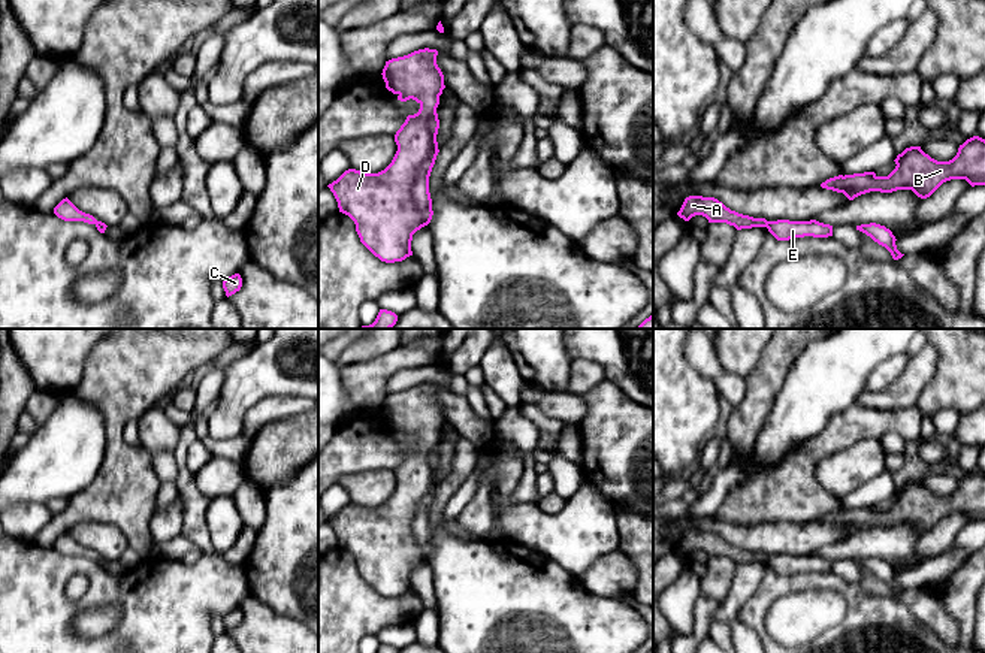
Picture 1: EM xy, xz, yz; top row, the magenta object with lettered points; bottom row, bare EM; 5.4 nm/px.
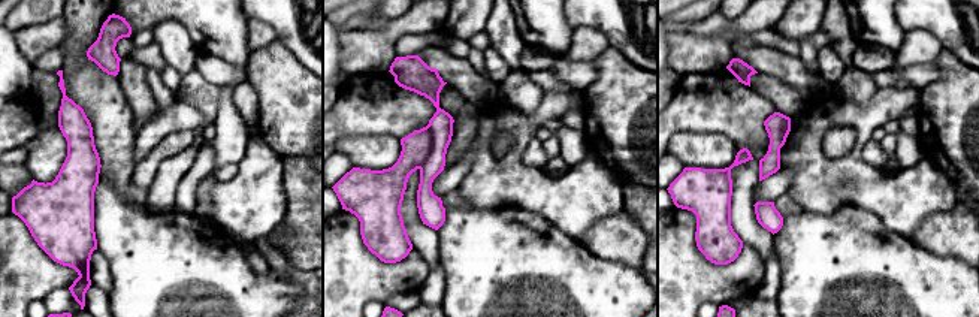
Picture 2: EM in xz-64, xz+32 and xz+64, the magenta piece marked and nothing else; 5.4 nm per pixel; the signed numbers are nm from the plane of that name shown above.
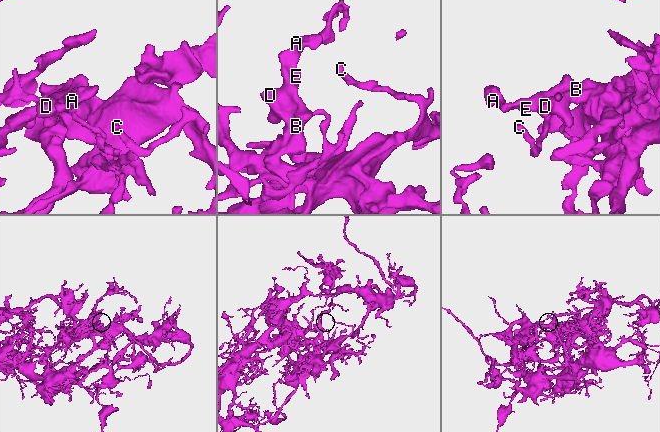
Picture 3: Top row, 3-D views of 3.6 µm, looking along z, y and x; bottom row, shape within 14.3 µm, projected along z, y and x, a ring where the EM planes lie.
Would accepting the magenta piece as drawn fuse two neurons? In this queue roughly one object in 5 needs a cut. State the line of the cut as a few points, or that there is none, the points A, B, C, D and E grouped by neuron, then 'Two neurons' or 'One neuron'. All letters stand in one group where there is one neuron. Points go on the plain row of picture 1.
Split along xz (435, 444), (431, 489), (414, 520), (425, 559). Groups: A B C D / E. Two neurons

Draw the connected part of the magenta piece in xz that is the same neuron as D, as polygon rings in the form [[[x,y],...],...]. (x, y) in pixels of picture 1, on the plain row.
[[[419,384],[408,390],[386,396],[383,414],[386,423],[398,430],[398,435],[410,433],[420,439],[414,450],[408,450],[405,457],[395,469],[398,486],[392,498],[378,508],[366,508],[356,504],[345,505],[336,516],[327,522],[333,527],[339,547],[348,550],[354,559],[360,577],[381,596],[395,598],[413,590],[413,569],[424,562],[419,542],[414,535],[414,520],[420,502],[427,496],[432,487],[432,469],[427,462],[427,453],[439,439],[442,429],[444,409],[436,399],[436,384]]]

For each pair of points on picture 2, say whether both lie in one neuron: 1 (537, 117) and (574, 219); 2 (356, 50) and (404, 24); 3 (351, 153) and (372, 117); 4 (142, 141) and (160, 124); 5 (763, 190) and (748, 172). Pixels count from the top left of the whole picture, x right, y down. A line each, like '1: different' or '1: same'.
1: same
2: same
3: different
4: same
5: different

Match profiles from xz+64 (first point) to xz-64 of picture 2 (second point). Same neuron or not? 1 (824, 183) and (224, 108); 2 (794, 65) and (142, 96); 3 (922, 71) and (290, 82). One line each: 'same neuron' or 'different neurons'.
1: different neurons
2: same neuron
3: different neurons

